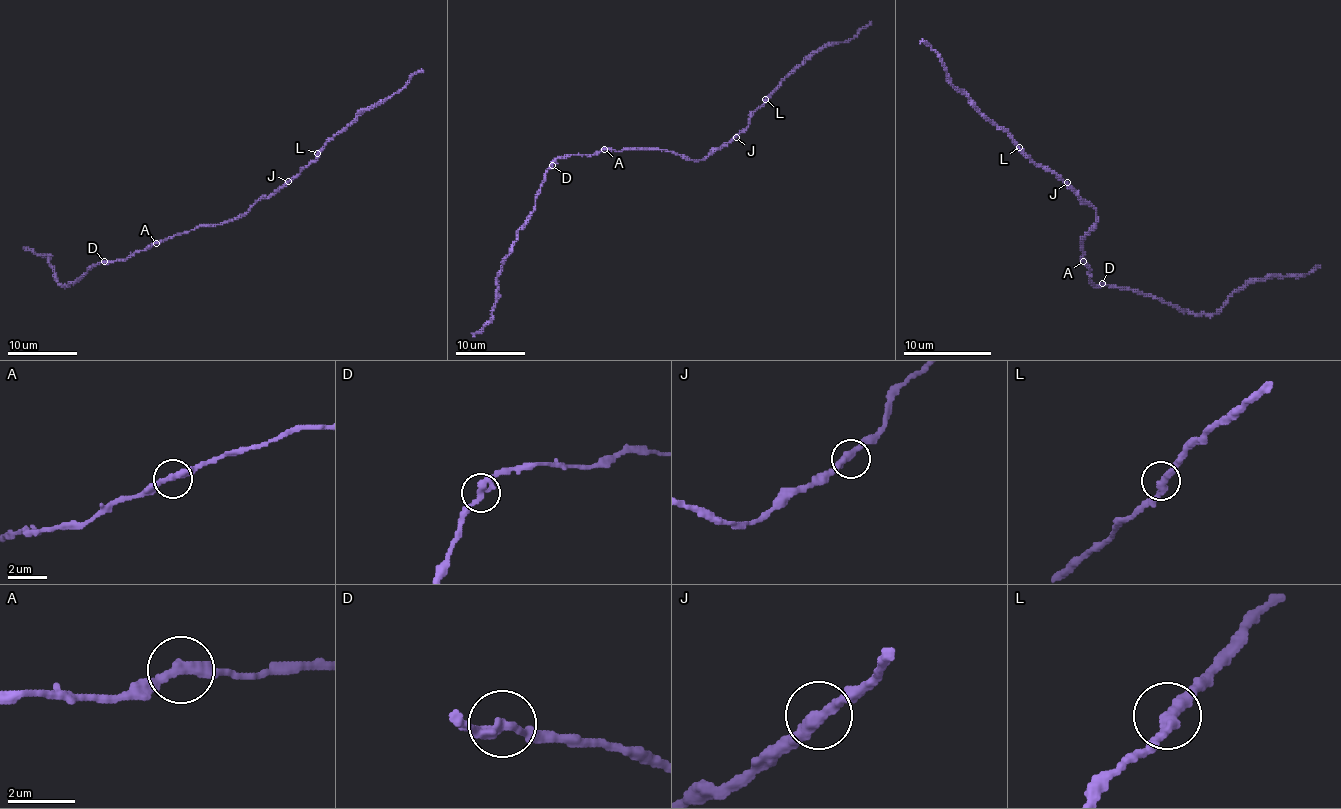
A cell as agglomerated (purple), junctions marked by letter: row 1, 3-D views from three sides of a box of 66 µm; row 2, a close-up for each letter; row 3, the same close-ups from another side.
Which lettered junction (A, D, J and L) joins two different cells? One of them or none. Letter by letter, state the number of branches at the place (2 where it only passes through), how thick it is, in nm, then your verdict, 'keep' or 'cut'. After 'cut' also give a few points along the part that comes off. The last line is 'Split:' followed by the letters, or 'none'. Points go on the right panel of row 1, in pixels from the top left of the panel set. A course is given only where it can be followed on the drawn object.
A: 2 branches meet; 340 nm thick; keep
D: 2 branches meet; 320 nm thick; keep
J: 2 branches meet; 340 nm thick; keep
L: 2 branches meet; 320 nm thick; keep
Split: none

